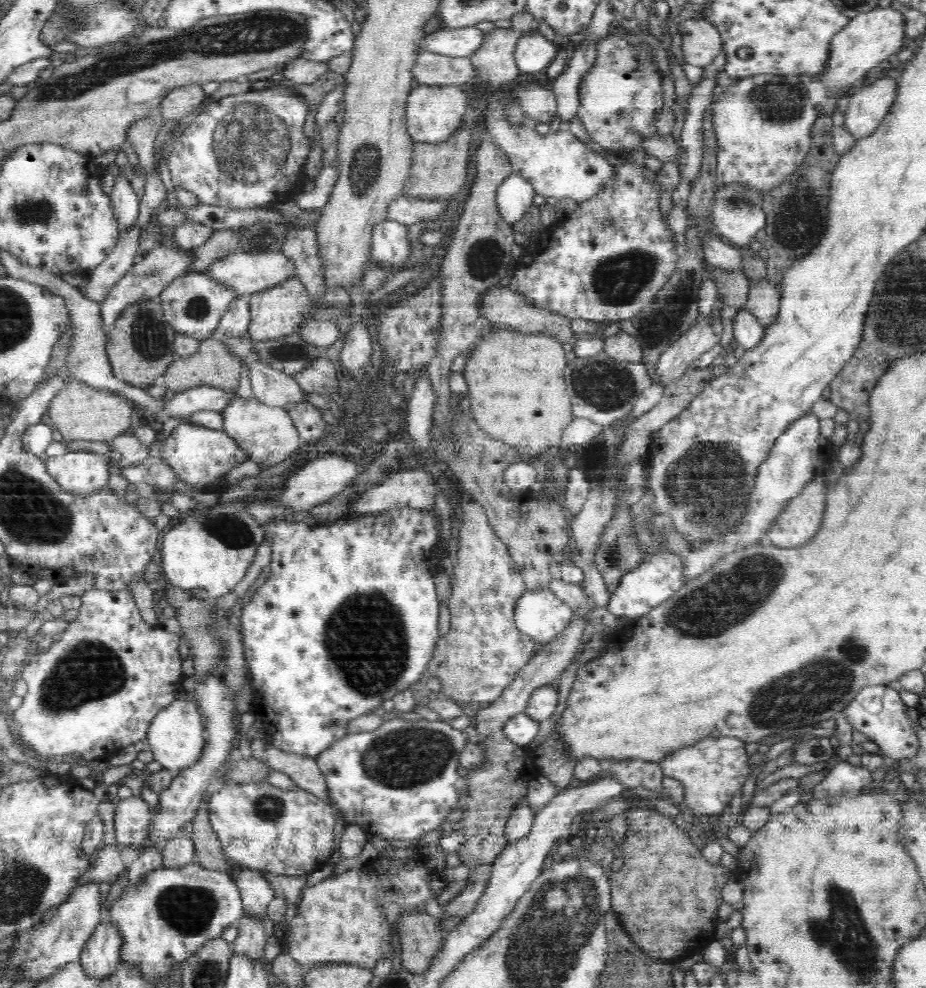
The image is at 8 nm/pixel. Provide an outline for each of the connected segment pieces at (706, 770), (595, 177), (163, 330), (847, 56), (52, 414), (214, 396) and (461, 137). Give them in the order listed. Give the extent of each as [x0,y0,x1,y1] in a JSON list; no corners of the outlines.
[[662,738,756,815],[486,91,615,201],[106,299,177,388],[815,5,906,97],[48,381,133,441],[159,386,237,420],[404,122,473,201]]

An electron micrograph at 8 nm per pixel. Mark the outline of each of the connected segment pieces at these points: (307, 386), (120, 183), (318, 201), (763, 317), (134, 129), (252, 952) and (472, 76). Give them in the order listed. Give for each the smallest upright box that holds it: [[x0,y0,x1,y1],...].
[[294,356,340,397],[109,172,140,233],[295,164,338,210],[744,278,780,327],[125,115,164,175],[231,914,269,962],[412,50,478,86]]

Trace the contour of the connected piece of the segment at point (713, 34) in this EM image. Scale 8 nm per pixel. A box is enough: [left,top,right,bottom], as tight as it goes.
[678,17,723,66]

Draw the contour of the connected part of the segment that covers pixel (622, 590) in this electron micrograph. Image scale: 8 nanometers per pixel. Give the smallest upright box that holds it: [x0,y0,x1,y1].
[605,555,685,620]

